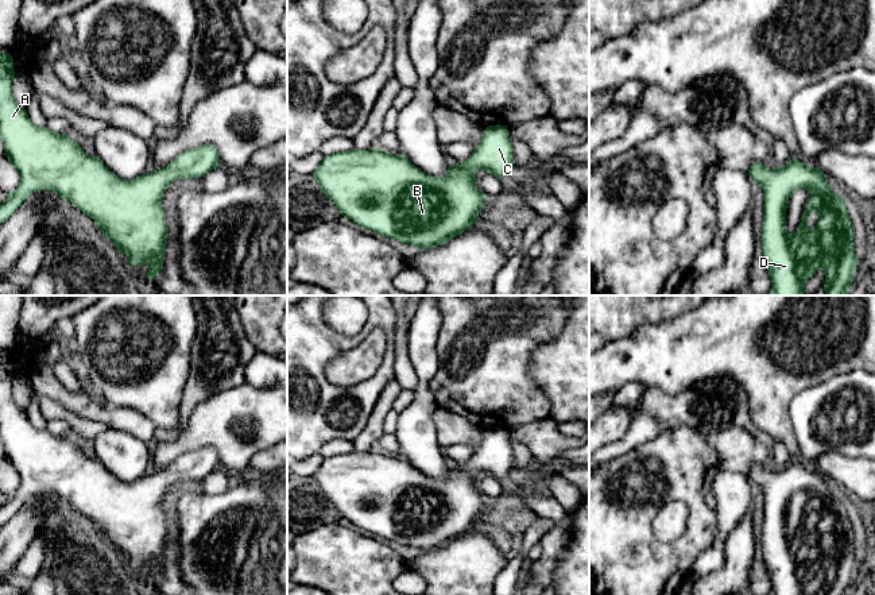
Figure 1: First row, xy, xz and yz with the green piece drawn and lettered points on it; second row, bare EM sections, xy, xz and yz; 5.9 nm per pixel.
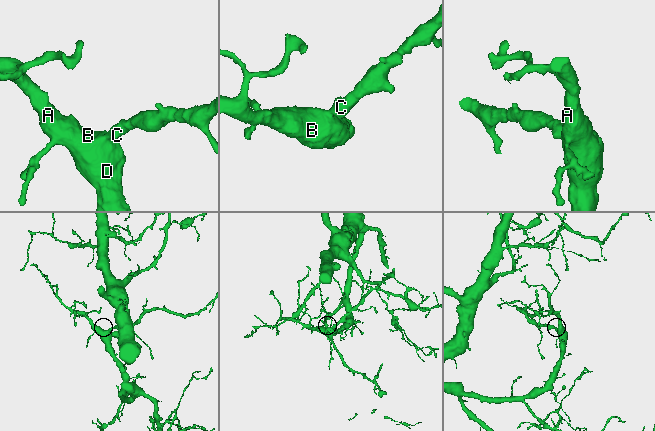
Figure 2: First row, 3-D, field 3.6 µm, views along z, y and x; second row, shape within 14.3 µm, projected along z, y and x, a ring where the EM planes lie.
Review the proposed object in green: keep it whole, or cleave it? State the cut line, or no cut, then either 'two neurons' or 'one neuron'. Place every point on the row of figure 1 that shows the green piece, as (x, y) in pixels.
cut none; one neuron

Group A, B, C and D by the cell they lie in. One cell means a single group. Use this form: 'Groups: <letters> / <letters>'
Groups: A B C D

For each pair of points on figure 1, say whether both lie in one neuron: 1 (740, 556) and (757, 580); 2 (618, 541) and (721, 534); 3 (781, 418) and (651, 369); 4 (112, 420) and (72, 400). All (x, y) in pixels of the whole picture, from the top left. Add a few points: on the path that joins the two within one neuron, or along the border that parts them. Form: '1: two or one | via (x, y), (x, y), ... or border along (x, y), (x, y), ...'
1: two | border along (755, 556), (748, 580)
2: two | border along (713, 512), (716, 541)
3: one | via (754, 385), (734, 364), (685, 364)
4: one | via (103, 413), (81, 404)

